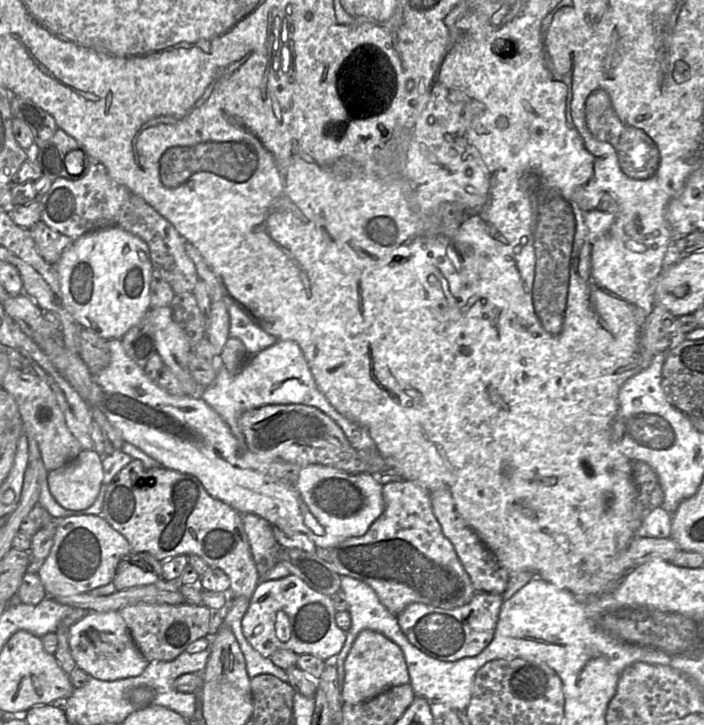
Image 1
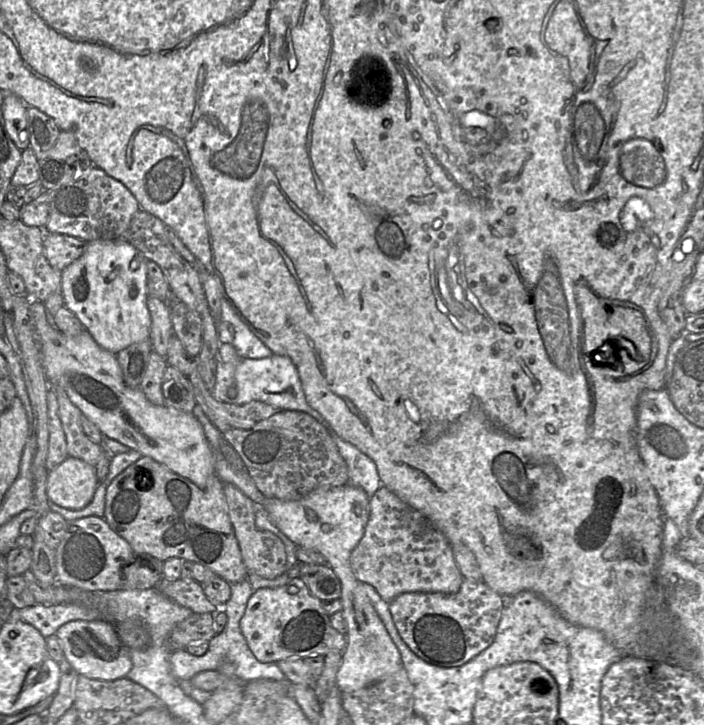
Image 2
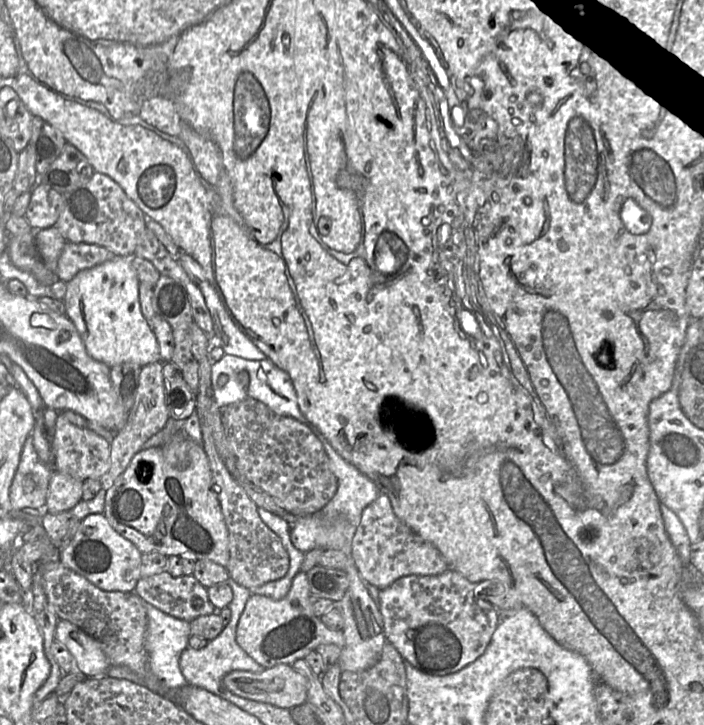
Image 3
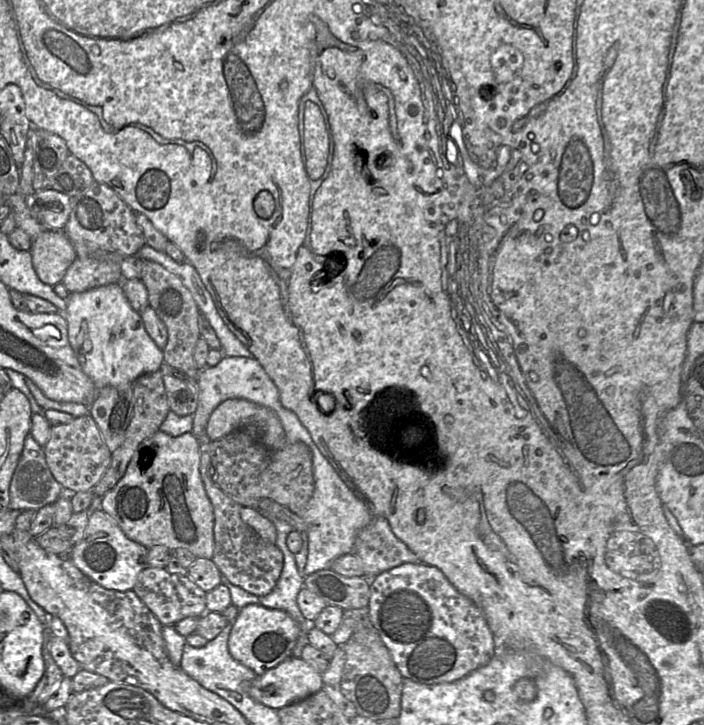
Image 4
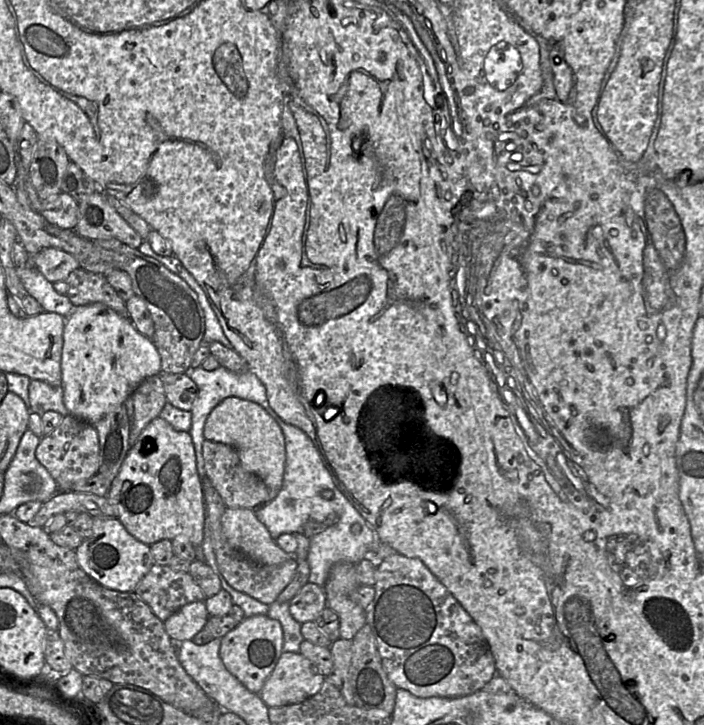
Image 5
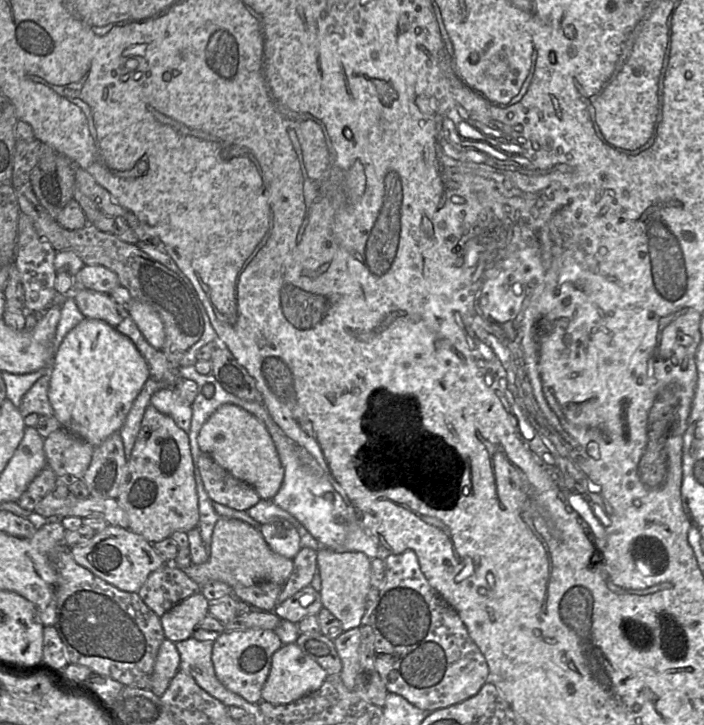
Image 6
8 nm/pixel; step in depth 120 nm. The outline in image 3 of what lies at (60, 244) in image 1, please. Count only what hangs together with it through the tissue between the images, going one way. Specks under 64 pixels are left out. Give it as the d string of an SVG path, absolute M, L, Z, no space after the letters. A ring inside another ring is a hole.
M66 242L56 274L59 280L68 283L79 271L102 264L115 256L118 255L95 244Z

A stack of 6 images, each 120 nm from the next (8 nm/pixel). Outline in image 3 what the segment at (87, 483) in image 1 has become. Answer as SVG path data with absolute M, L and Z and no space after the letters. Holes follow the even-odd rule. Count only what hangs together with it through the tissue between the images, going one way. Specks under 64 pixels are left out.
M54 470L51 476L45 508L57 514L73 509L82 501L83 482Z

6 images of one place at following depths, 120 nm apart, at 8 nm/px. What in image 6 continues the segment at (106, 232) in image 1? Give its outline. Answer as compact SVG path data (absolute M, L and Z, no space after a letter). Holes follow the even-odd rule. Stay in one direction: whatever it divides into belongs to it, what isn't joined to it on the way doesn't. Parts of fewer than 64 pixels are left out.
M85 317L67 333L55 352L50 367L48 399L63 429L97 447L113 433L120 432L135 399L149 378L146 360L127 336L102 320Z

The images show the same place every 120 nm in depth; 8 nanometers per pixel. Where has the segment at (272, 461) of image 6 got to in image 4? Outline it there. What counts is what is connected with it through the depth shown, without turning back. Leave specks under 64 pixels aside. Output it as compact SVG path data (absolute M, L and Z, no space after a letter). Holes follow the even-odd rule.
M234 398L220 403L207 422L206 440L216 441L246 426L257 426L260 441L268 450L278 450L286 444L286 436L276 413L255 402Z

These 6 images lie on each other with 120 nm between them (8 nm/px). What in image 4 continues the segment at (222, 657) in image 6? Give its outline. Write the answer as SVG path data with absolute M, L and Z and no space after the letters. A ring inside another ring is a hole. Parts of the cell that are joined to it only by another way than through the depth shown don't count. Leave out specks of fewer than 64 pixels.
M260 603L248 604L240 609L238 616L233 623L228 639L228 651L236 661L252 669L257 676L260 676L267 670L276 667L278 664L292 656L293 648L300 634L301 629L299 624L287 612L266 608Z

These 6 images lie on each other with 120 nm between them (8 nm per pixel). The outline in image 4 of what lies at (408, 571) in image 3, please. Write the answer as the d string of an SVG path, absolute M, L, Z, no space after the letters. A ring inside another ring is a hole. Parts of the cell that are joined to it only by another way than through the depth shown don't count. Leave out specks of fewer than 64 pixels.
M381 516L373 517L357 535L353 553L363 563L365 577L371 579L404 563L421 561L391 530Z

